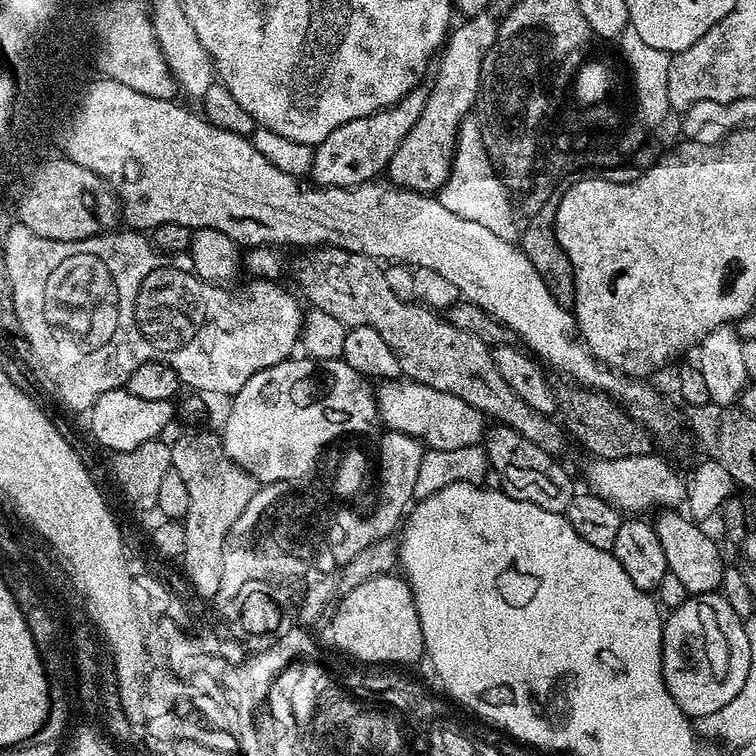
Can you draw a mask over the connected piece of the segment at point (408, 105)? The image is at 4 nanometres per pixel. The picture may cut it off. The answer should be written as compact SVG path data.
M421 86L406 95L391 108L370 114L366 118L354 118L346 126L338 126L320 144L315 145L310 180L322 188L356 188L359 184L371 184L376 176L387 169L390 158L402 146L406 134L418 122L428 101L429 89Z

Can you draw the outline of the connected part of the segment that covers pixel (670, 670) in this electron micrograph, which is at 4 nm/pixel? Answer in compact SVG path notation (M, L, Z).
M719 591L702 592L689 595L682 606L671 609L664 616L664 633L662 634L662 674L670 698L689 718L699 718L714 714L737 697L739 690L746 683L747 670L750 668L750 643L746 638L744 620L726 602Z

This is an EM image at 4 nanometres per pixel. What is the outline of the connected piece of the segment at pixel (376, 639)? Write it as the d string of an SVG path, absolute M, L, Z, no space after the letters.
M400 574L370 578L362 586L343 593L332 616L332 640L344 652L368 664L415 665L425 653L422 626L412 597L412 588Z

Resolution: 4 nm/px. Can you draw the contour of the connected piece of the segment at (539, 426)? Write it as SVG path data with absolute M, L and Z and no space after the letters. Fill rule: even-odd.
M316 246L309 252L312 253L302 257L300 265L296 268L296 284L300 287L299 295L305 301L308 299L307 303L311 307L326 310L326 314L338 318L338 322L342 322L347 329L370 326L370 330L378 330L386 346L394 350L394 358L398 358L400 371L409 381L416 381L434 390L457 396L463 402L477 408L485 417L493 416L501 425L518 430L522 438L530 438L530 442L534 442L534 446L538 446L546 454L557 458L563 457L564 447L569 440L565 429L557 421L556 425L549 413L526 406L526 402L522 402L522 398L518 398L518 394L510 390L509 384L502 379L502 374L498 374L498 366L494 366L492 348L484 344L482 338L466 330L458 330L458 326L452 323L451 319L444 317L443 320L440 317L443 315L439 311L426 308L419 302L396 297L386 282L384 268L371 256L327 246Z

